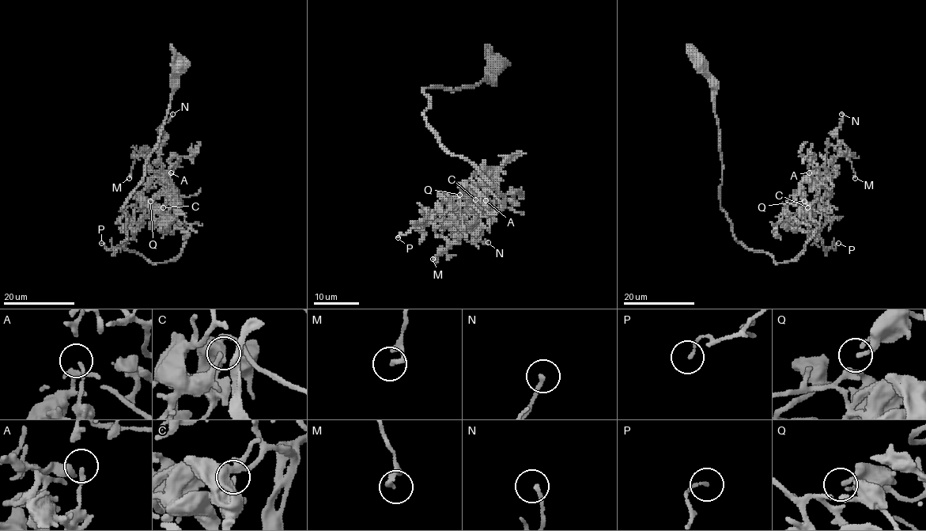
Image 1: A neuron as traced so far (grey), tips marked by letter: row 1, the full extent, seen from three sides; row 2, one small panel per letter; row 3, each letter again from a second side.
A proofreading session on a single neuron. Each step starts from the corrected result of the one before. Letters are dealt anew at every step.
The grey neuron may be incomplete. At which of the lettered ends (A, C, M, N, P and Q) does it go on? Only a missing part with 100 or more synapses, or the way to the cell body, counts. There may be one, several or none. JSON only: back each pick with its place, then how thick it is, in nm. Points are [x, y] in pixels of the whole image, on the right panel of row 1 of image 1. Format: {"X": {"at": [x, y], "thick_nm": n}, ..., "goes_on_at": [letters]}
{"goes_on_at": []}

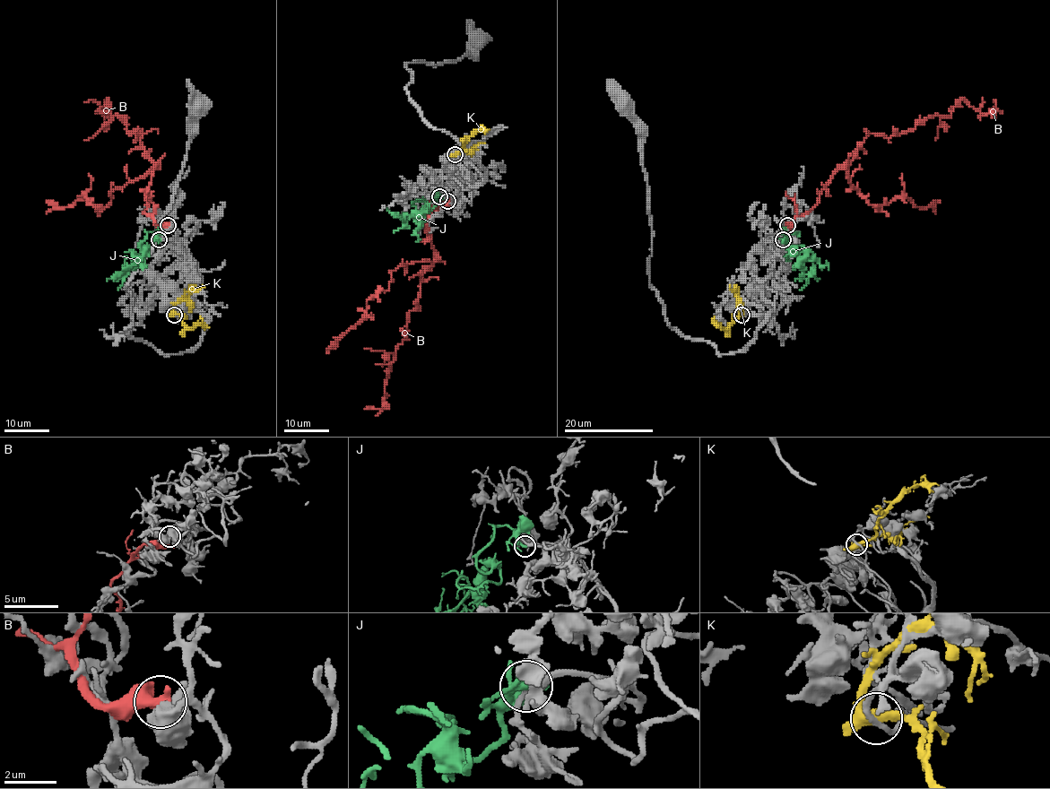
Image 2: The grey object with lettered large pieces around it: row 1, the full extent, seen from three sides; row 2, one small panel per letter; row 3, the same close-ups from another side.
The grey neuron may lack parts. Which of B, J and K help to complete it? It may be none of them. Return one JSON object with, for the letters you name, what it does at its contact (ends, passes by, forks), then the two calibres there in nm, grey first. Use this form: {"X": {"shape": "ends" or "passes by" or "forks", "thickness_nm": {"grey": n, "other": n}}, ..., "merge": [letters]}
{"J": {"shape": "passes by", "thickness_nm": {"grey": 200, "other": 200}}, "merge": ["J"]}

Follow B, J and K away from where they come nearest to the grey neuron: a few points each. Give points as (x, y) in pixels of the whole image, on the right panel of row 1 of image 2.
B: (787, 225), (818, 202), (869, 133), (911, 130), (930, 116), (950, 116), (962, 98), (984, 114), (995, 102)
J: (783, 239), (794, 230), (788, 234), (787, 250), (795, 246), (804, 247), (802, 269), (807, 280), (800, 290)
K: (741, 315), (726, 329), (713, 320), (714, 316)

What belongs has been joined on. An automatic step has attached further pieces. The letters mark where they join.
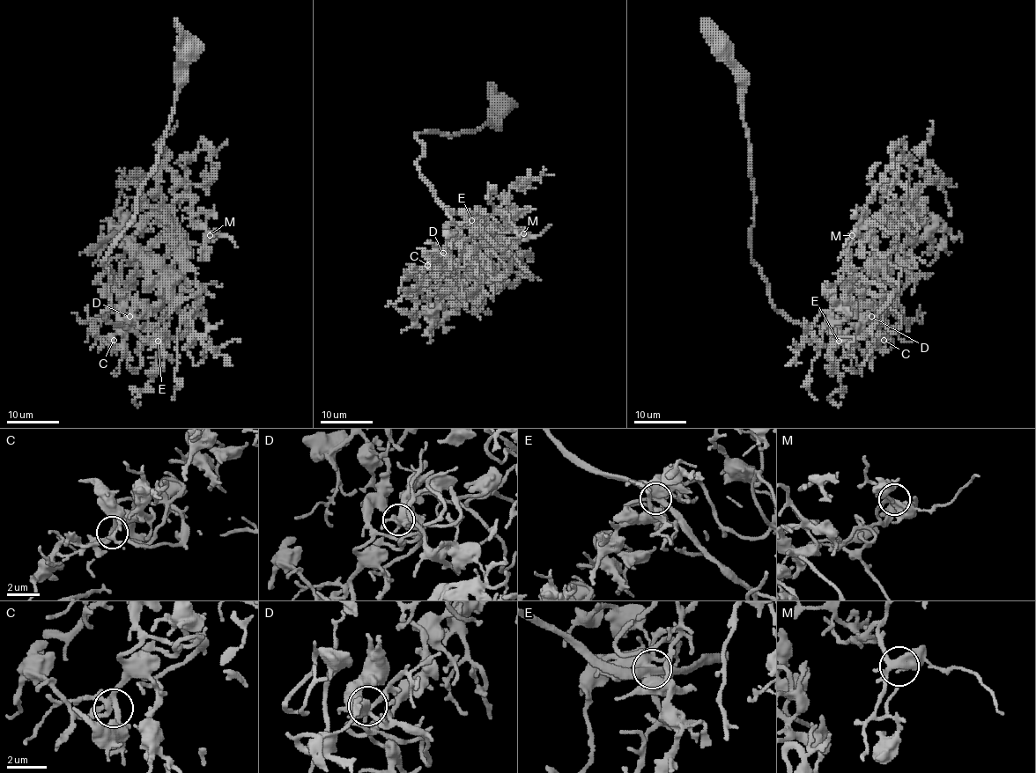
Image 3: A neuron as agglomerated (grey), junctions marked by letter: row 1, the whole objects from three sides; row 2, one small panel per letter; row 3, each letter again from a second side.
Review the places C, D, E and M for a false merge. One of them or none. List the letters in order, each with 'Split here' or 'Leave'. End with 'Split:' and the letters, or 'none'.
C: Leave
D: Leave
E: Leave
M: Leave
Split: none

